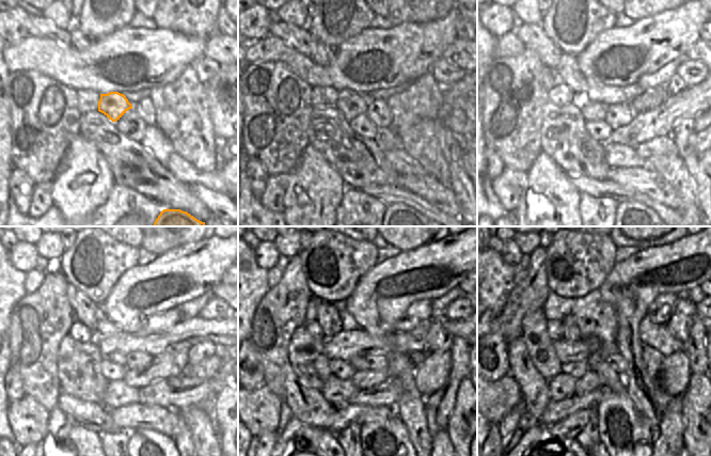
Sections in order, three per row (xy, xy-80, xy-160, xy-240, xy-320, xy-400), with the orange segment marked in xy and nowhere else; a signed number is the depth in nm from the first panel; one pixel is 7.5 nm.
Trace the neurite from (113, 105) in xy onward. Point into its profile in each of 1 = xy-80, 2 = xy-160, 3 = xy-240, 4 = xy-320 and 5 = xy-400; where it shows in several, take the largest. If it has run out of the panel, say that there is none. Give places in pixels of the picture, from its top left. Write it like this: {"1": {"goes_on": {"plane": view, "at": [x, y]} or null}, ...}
{"1": {"goes_on": {"plane": "xy-80", "at": [351, 106]}}, "2": {"goes_on": {"plane": "xy-160", "at": [591, 111]}}, "3": {"goes_on": {"plane": "xy-240", "at": [116, 358]}}, "4": {"goes_on": {"plane": "xy-320", "at": [359, 363]}}, "5": {"goes_on": {"plane": "xy-400", "at": [623, 431]}}}

